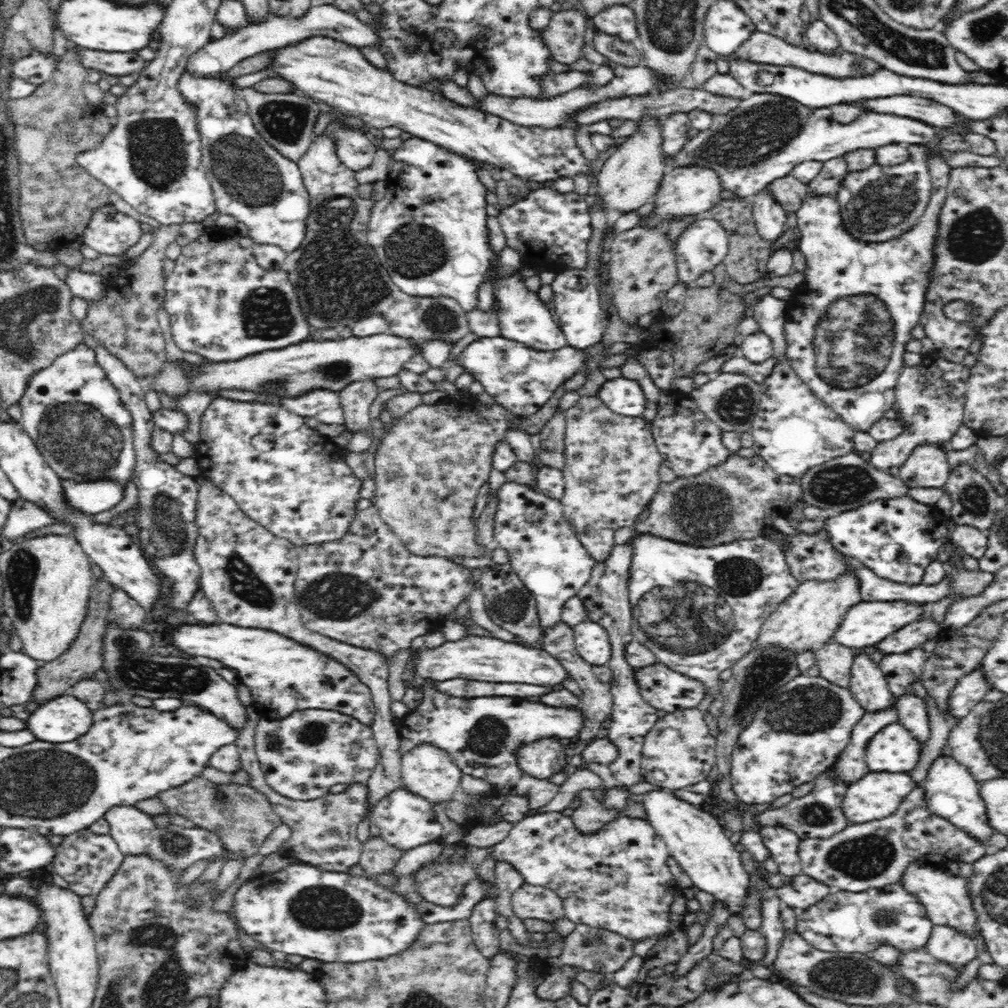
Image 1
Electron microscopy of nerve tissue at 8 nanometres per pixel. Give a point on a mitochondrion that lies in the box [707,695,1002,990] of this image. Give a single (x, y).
(865, 857)

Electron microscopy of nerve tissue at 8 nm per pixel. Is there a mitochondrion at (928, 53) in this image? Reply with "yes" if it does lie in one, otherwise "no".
yes

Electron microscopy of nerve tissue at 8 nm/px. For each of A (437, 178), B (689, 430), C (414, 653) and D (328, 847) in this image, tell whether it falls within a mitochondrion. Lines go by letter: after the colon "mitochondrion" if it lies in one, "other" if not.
A: other
B: other
C: other
D: other

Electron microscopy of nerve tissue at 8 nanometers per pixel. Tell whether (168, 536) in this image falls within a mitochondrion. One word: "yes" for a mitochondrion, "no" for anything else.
yes

